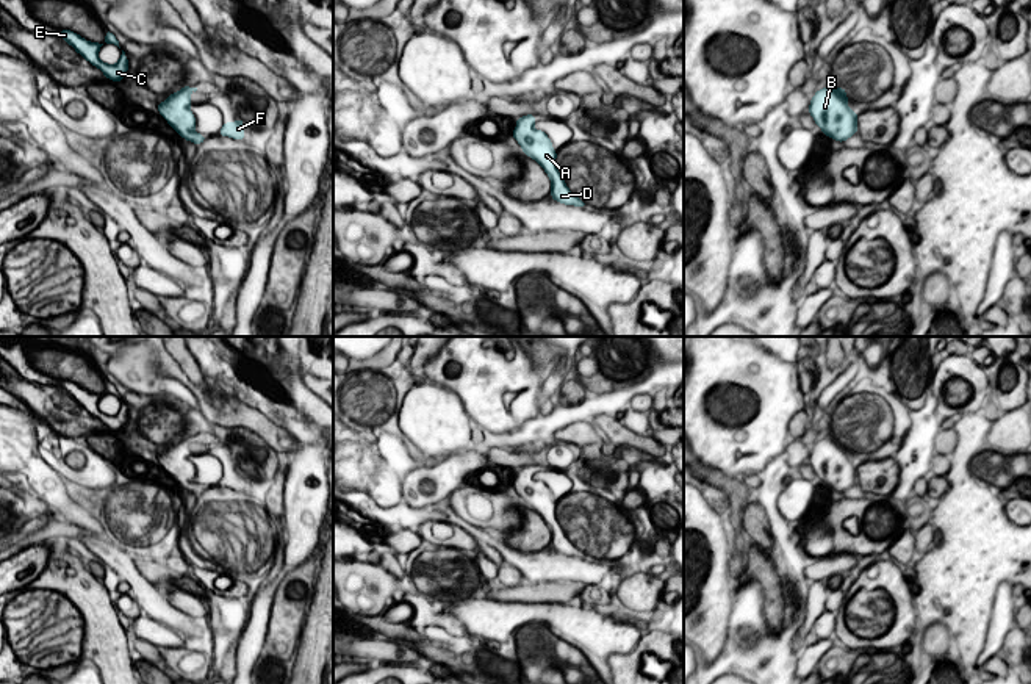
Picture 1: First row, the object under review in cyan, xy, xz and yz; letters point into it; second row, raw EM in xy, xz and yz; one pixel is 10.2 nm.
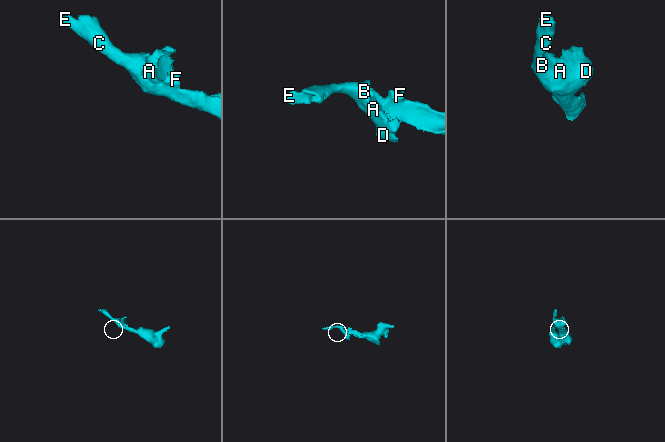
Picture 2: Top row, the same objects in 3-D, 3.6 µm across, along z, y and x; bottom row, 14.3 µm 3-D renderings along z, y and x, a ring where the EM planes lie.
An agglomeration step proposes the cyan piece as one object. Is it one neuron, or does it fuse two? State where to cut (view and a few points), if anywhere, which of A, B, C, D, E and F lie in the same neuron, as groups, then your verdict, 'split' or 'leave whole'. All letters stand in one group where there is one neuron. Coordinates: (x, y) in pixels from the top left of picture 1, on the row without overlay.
no cut; A B C D E F; leave whole

